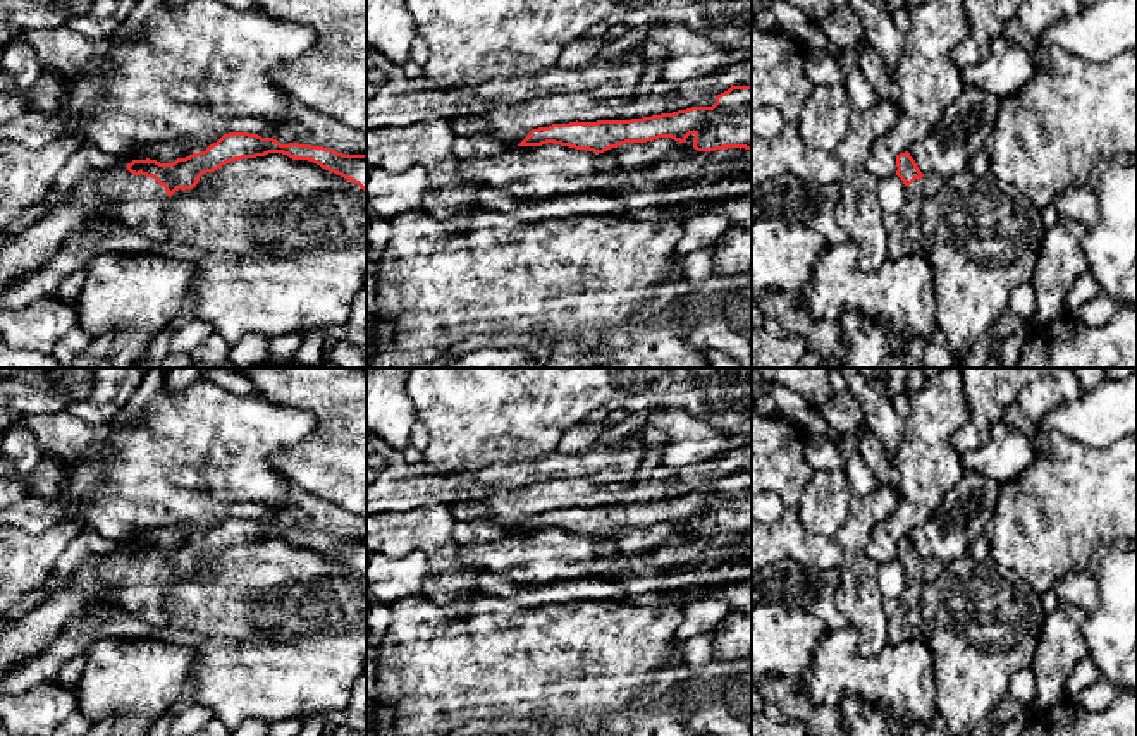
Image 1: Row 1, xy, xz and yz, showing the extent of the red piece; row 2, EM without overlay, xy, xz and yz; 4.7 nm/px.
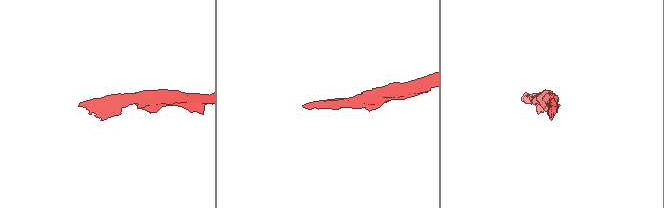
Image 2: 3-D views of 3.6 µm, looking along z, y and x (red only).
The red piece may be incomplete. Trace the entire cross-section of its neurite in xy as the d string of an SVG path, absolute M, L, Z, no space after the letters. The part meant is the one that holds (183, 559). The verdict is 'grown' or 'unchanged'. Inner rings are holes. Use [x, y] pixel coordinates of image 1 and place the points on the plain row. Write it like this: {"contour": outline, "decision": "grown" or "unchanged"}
{"contour": "M249 518L224 519L205 537L177 543L172 549L150 543L115 549L103 561L100 576L107 586L96 600L77 592L60 592L24 619L0 624L0 683L17 665L40 655L67 621L91 602L119 604L141 621L167 628L169 614L162 605L165 590L175 576L196 573L203 559L215 557L225 549L268 538L313 547L366 576L366 540L342 540L330 533L299 528L280 530L273 523Z", "decision": "grown"}

